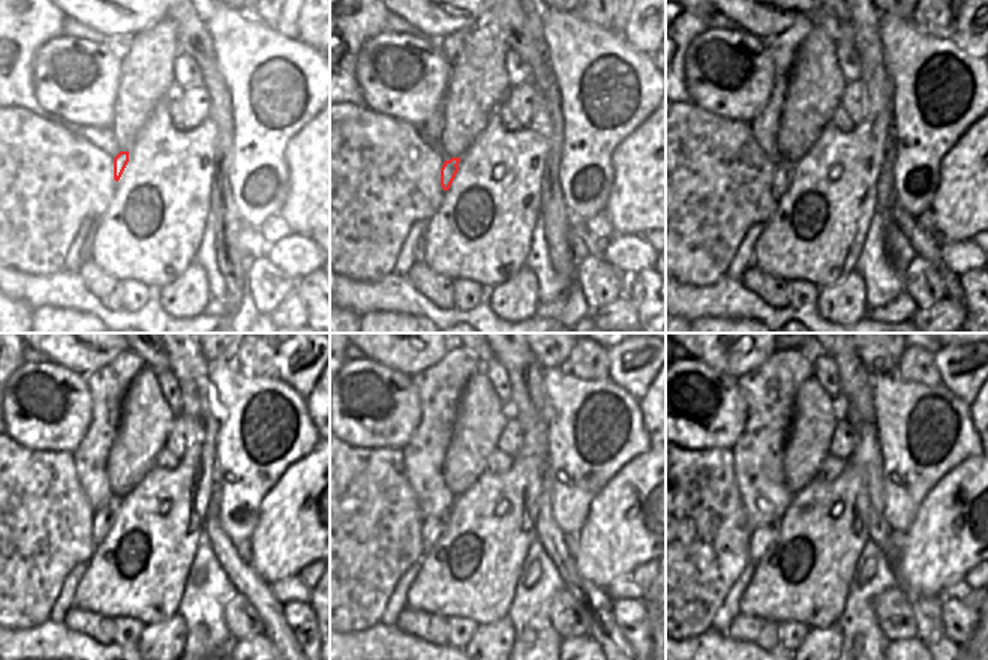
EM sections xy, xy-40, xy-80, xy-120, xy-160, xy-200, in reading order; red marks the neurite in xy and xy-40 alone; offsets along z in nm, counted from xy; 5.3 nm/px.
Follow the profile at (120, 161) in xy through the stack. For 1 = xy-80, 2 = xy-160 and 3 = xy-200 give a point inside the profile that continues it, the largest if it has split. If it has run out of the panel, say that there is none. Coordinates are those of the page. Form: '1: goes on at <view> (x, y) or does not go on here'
1: goes on at xy-80 (784, 170)
2: goes on at xy-160 (434, 527)
3: goes on at xy-200 (763, 536)

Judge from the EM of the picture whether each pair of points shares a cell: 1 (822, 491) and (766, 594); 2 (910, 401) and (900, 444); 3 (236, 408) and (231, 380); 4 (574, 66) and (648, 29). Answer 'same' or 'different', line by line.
1: same
2: same
3: same
4: different

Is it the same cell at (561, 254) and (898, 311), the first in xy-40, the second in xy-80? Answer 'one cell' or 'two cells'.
one cell

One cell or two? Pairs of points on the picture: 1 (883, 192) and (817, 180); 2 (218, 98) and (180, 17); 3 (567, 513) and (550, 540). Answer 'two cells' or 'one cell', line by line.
1: two cells
2: one cell
3: two cells

